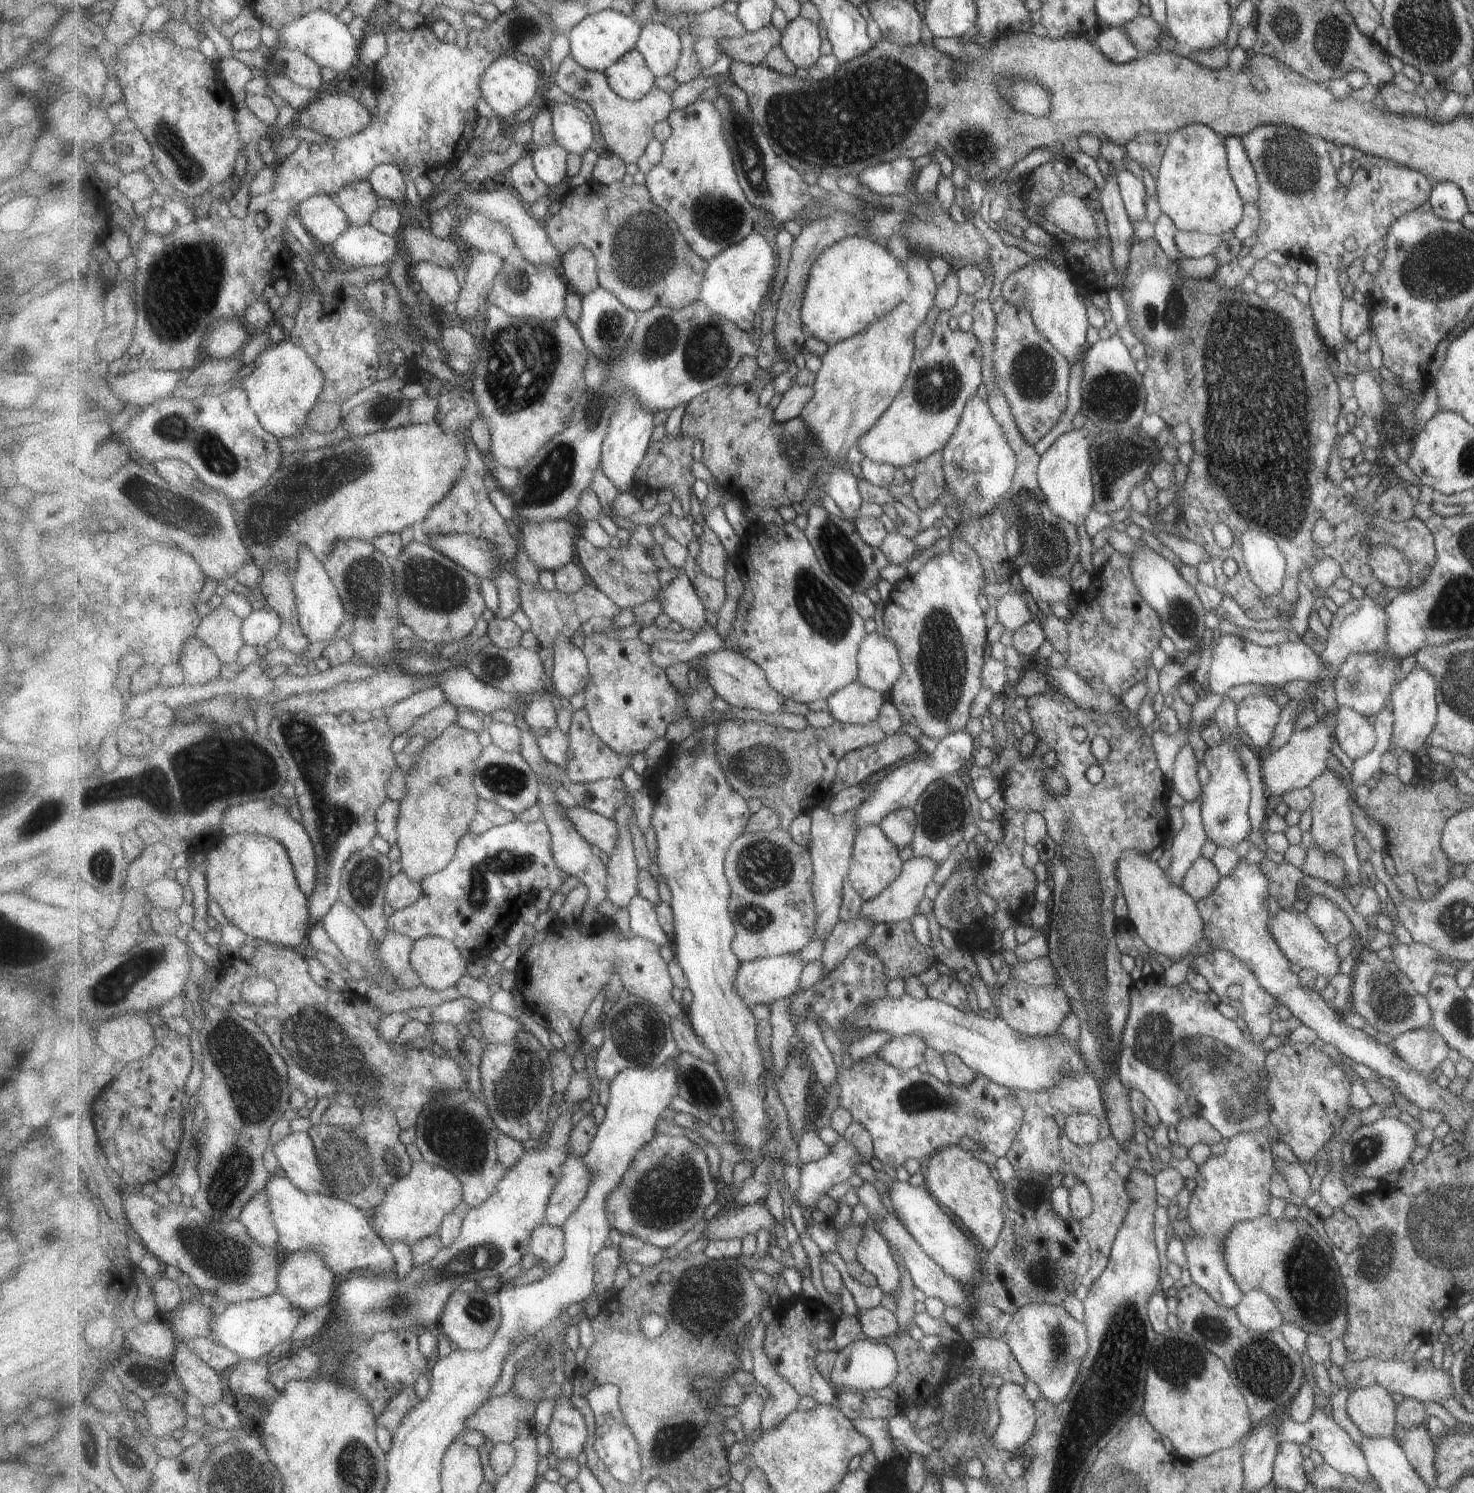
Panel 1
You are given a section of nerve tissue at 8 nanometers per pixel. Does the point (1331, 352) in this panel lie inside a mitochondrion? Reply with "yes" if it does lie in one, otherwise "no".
no

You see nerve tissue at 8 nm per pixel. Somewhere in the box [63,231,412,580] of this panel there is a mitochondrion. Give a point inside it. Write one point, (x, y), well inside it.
(187, 284)

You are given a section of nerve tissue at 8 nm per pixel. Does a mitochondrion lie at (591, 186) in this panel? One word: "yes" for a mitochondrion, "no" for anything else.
no

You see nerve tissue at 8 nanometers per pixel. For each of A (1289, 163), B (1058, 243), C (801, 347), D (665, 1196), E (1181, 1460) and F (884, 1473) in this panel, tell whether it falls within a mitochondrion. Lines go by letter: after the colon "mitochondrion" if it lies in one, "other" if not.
A: mitochondrion
B: other
C: other
D: mitochondrion
E: other
F: other

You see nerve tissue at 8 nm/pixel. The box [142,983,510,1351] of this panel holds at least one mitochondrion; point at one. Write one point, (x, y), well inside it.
(341, 1057)

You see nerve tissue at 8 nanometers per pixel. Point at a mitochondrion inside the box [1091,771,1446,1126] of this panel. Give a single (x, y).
(1162, 1048)

